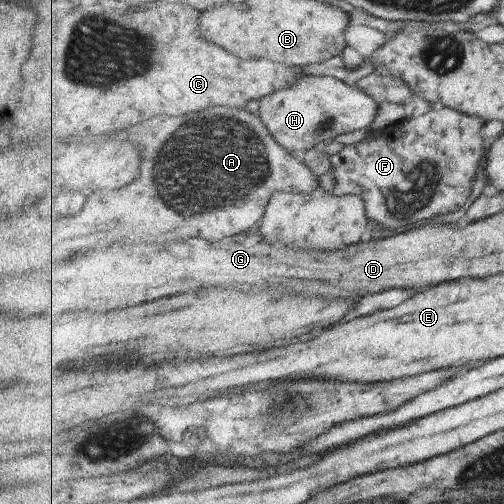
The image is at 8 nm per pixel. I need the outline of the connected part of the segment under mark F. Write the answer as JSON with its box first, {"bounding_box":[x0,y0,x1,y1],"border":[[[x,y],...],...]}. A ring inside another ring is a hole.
{"bounding_box":[330,108,483,229],"border":[[[435,108],[413,119],[407,118],[393,123],[391,130],[381,132],[378,138],[366,142],[345,145],[330,156],[331,172],[335,178],[332,193],[335,196],[353,196],[359,194],[367,206],[367,218],[385,229],[403,228],[404,224],[415,224],[429,220],[434,216],[449,214],[467,204],[467,198],[473,190],[473,176],[477,174],[483,158],[483,118],[467,116],[451,108]]]}

